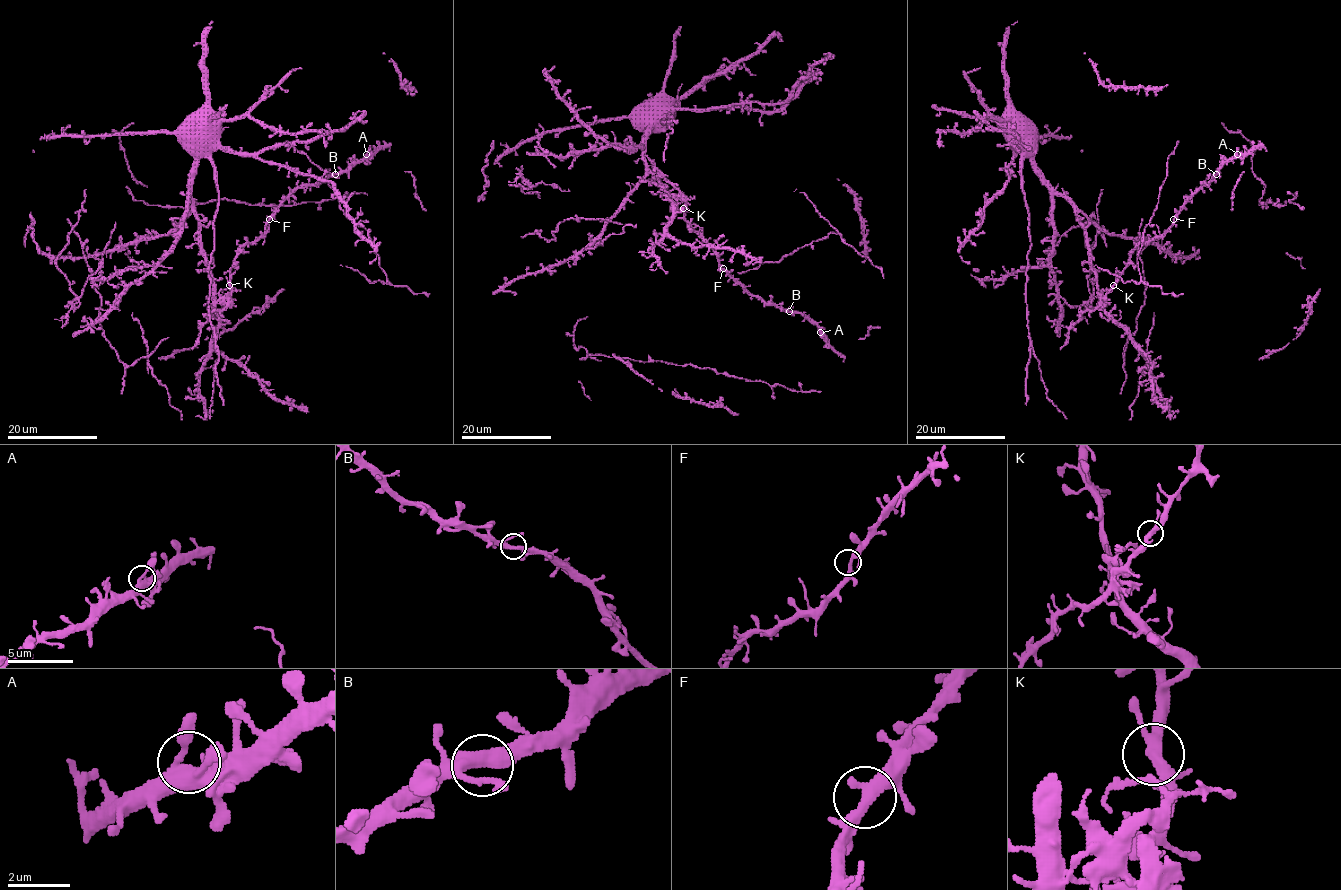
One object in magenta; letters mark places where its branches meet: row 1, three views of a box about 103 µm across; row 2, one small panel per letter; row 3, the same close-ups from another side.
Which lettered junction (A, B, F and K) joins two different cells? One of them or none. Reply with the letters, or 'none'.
K

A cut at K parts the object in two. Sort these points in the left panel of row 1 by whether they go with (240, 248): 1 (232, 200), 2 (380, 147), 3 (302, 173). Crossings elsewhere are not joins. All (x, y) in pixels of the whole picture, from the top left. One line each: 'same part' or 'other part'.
1: same part
2: same part
3: other part

